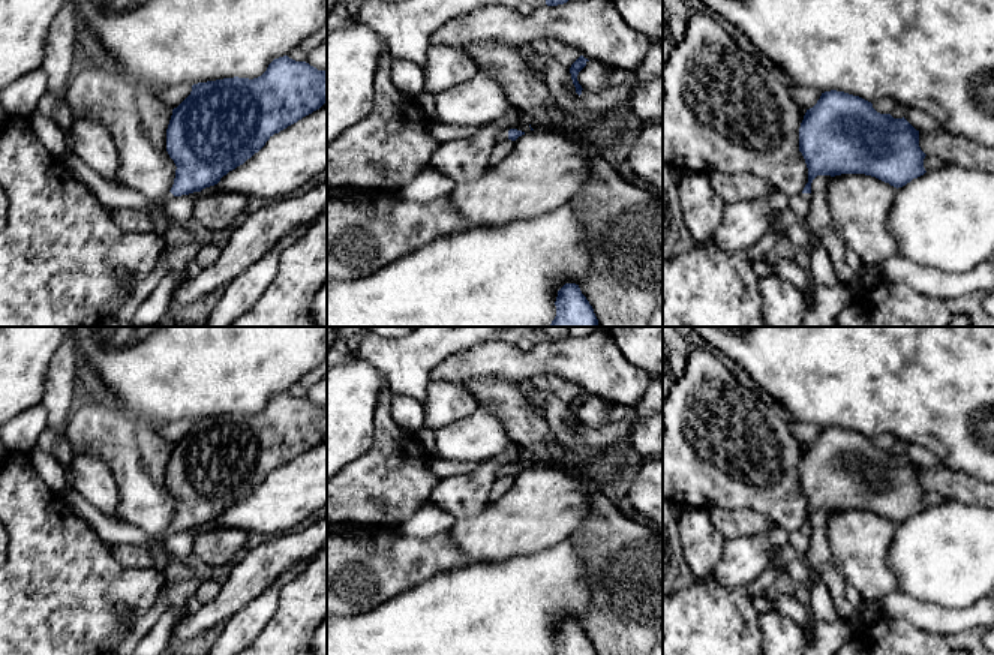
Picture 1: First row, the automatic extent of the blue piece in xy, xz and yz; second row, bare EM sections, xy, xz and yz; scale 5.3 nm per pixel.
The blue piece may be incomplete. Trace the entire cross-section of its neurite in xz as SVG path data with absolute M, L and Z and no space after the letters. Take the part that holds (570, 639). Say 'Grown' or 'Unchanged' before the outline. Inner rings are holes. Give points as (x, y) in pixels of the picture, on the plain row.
Unchanged. M565 619L558 627L555 642L555 655L597 655L592 642L576 619Z

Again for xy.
Grown. M288 391L274 394L267 406L253 415L234 412L193 420L190 430L172 445L166 465L166 487L174 496L177 505L171 526L163 532L156 534L153 540L145 544L153 555L153 568L165 573L169 564L169 555L163 549L163 541L169 535L201 528L205 523L217 520L223 511L258 489L274 469L279 469L303 453L319 445L325 438L327 406L318 406L309 399L295 397Z

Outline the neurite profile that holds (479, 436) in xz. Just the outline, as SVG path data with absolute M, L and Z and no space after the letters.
M481 406L435 435L436 457L450 462L483 462L513 445L499 418Z

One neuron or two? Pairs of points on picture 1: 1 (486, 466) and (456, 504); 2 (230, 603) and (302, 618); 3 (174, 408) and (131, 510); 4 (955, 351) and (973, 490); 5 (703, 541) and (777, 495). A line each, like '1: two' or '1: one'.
1: one
2: two
3: two
4: two
5: two

